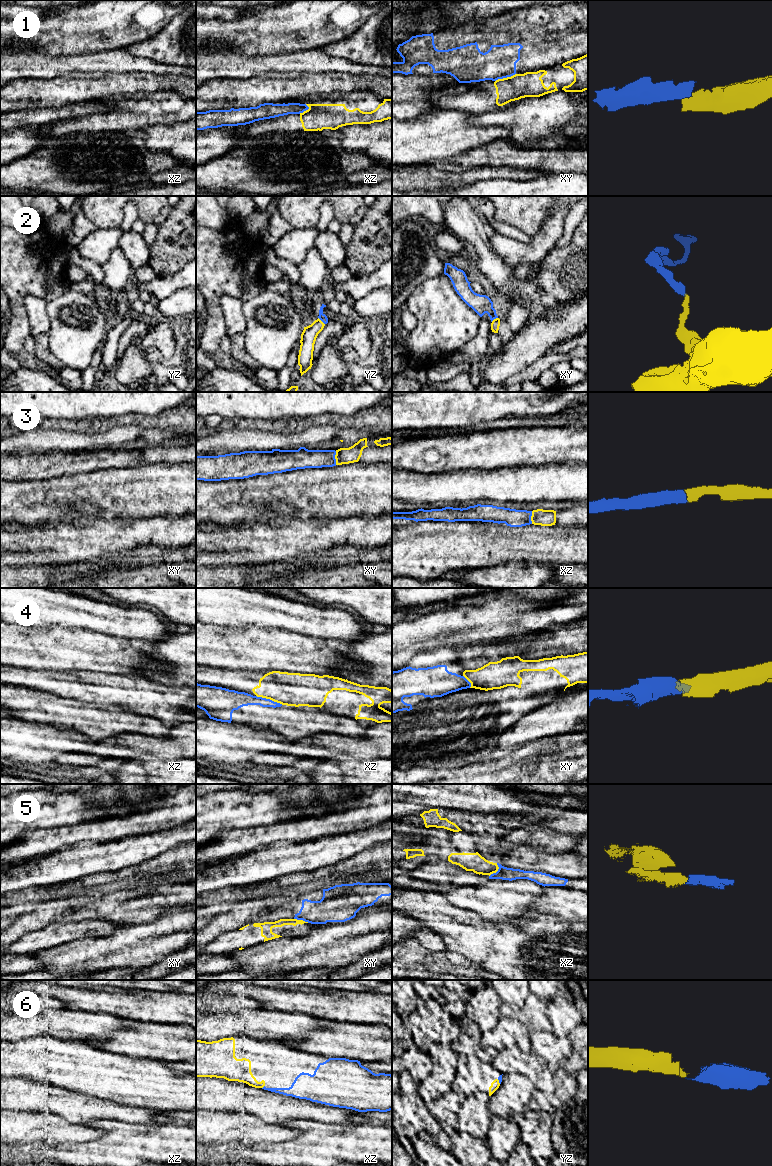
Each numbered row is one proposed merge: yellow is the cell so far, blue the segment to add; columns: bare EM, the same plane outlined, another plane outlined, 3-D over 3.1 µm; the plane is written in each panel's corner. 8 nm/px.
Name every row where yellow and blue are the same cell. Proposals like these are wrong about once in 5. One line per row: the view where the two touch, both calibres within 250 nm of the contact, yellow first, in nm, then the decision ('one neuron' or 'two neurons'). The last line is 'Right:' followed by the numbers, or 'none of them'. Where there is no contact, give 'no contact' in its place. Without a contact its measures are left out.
1: meets yellow in xy; 200 nm thick on the yellow side, 260 nm on the other; two neurons
2: meets yellow in yz; 130 nm thick on the yellow side, 60 nm on the other; one neuron
3: meets yellow in xy; 130 nm thick on the yellow side, 160 nm on the other; one neuron
4: meets yellow in xz; 280 nm thick on the yellow side, 130 nm on the other; two neurons
5: meets yellow in xz; 150 nm thick on the yellow side, 110 nm on the other; two neurons
6: meets yellow in xz; 180 nm thick on the yellow side, 90 nm on the other; one neuron
Right: 2, 3, 6

